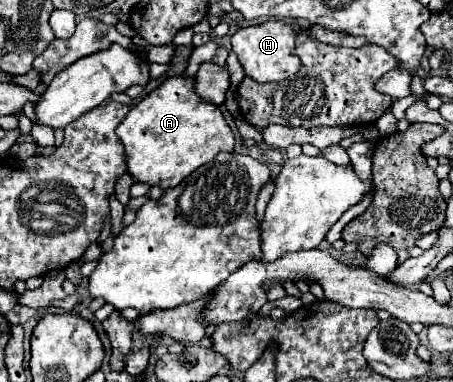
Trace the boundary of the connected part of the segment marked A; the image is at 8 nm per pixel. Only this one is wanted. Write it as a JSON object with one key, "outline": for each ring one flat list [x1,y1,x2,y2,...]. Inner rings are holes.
{"outline":[[171,76,147,98,131,108,119,124,117,136,125,146,129,174,163,190,175,188,199,166,211,162,219,152,233,152,235,136,219,106,203,102,195,92,195,76]]}

